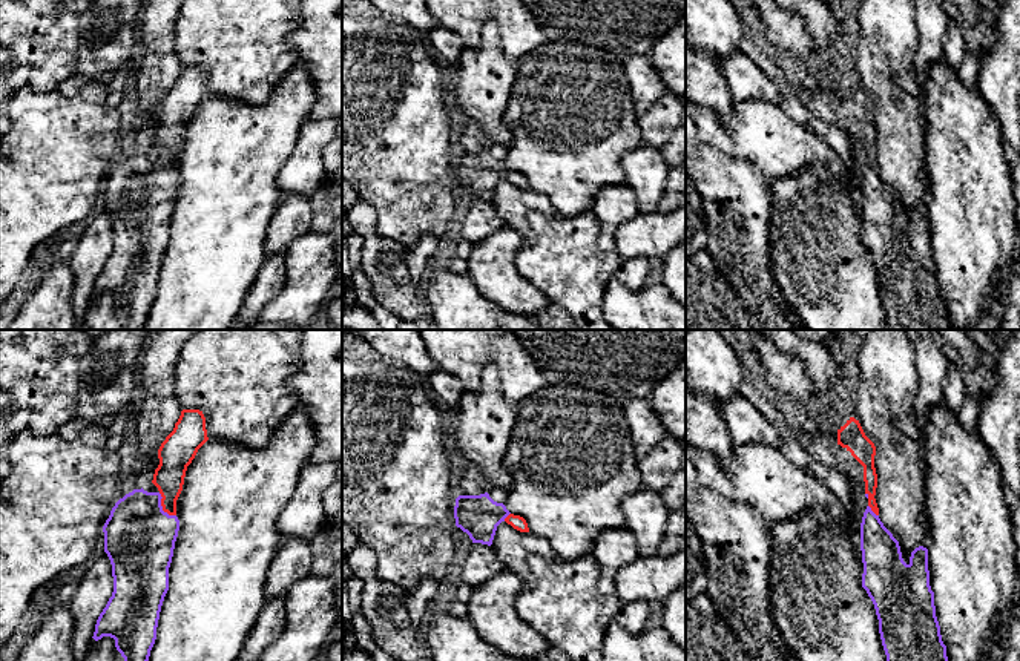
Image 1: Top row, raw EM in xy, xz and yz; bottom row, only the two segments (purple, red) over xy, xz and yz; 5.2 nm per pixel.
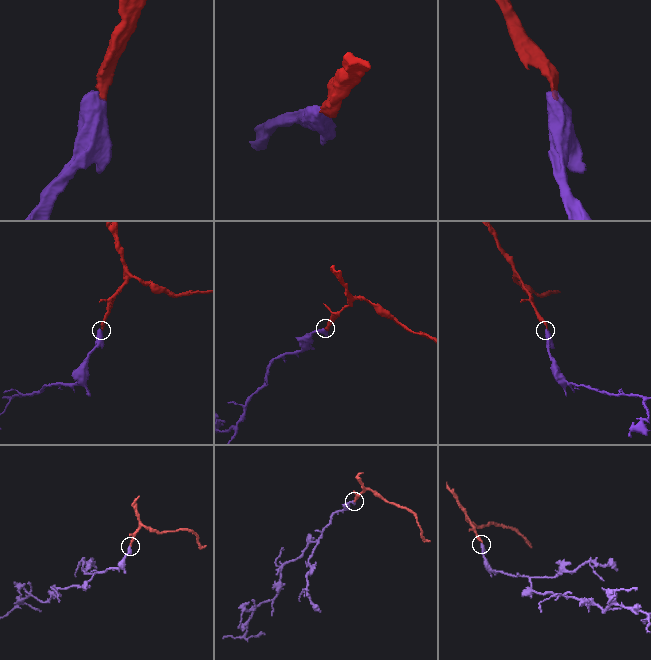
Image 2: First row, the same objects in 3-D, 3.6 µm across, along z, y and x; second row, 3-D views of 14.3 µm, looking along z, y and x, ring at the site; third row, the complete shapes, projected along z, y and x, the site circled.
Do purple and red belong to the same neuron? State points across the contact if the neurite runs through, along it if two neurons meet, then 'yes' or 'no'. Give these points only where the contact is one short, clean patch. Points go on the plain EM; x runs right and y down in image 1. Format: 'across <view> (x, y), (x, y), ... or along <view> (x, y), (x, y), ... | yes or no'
across xy (140, 194), (143, 183), (161, 164), (169, 149), (169, 132) | yes

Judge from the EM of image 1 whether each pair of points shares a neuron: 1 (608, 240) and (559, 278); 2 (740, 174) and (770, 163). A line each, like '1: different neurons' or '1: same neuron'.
1: different neurons
2: different neurons

